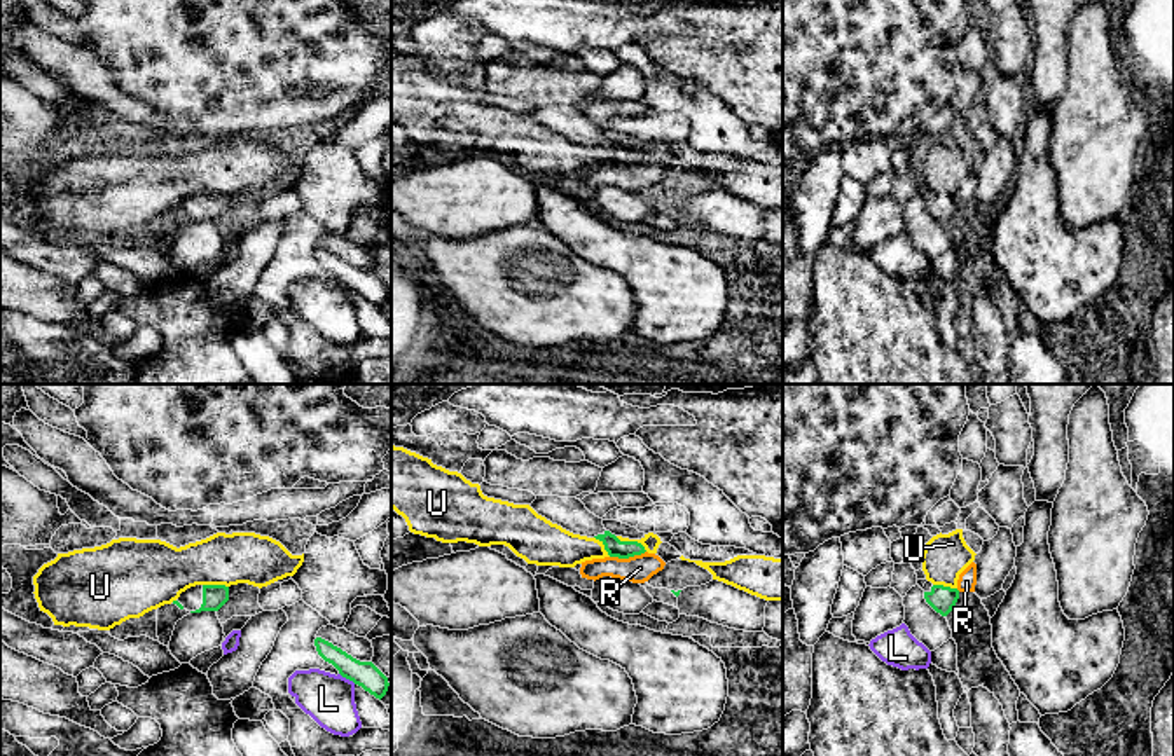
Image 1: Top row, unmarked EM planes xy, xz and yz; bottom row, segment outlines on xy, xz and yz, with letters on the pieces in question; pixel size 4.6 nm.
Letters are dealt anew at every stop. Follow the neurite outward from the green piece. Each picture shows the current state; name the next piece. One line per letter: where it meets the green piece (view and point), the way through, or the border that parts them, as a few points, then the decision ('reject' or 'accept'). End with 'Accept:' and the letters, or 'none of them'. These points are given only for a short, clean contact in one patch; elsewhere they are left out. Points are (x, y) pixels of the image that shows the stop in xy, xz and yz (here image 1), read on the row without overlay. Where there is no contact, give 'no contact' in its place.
L: meets green in xy at (348, 287); border along xy (339, 281), (355, 292); reject
R: meets green in xz at (628, 166); border along xz (645, 159), (628, 166), (610, 166); reject
U: meets green in xz at (631, 151); border along xz (615, 145), (626, 151), (638, 151), (647, 159); reject
Accept: none of them

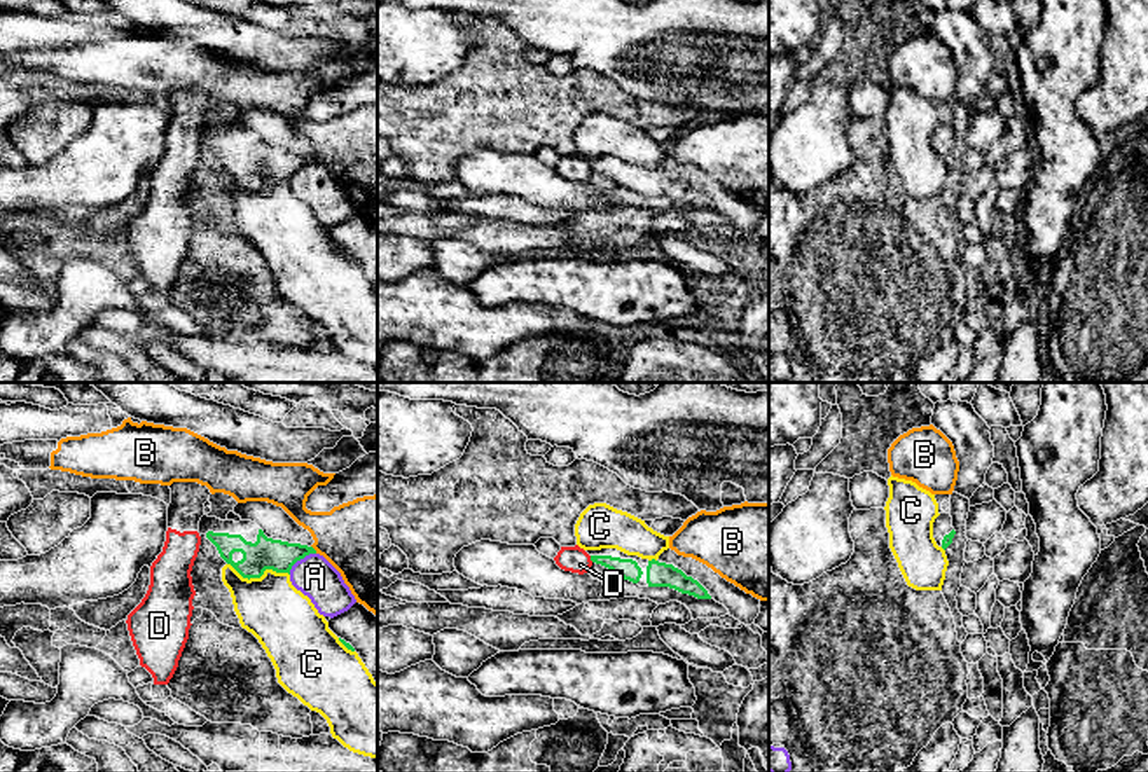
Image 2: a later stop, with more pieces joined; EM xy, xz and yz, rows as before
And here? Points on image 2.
A: meets green in xy at (299, 168); border along xy (315, 161), (301, 166), (289, 182); reject
B: meets green in xy at (313, 158); reject
C: meets green in xy at (259, 186); reject
D: meets green in xz at (591, 168); border along xz (589, 165), (593, 170); reject
Accept: none of them

